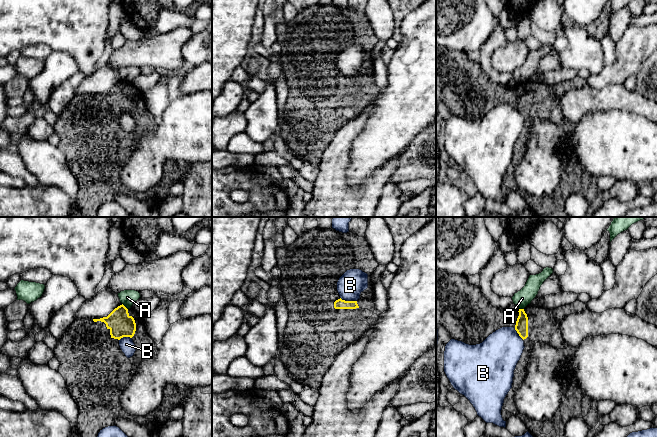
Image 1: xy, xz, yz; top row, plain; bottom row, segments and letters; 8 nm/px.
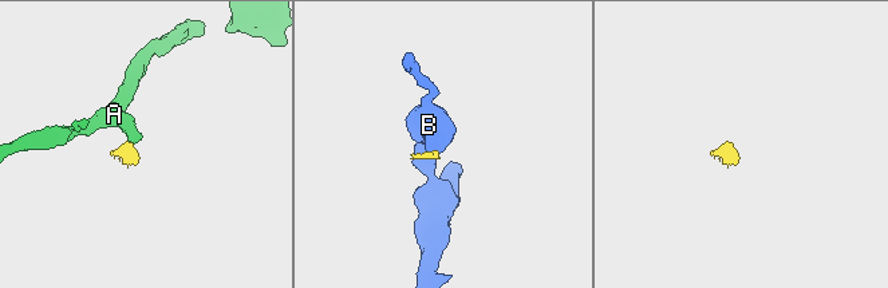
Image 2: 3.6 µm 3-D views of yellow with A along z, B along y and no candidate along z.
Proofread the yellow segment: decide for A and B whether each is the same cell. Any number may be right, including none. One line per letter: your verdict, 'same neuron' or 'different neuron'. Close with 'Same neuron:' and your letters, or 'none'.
A: different neuron
B: different neuron
Same neuron: none

